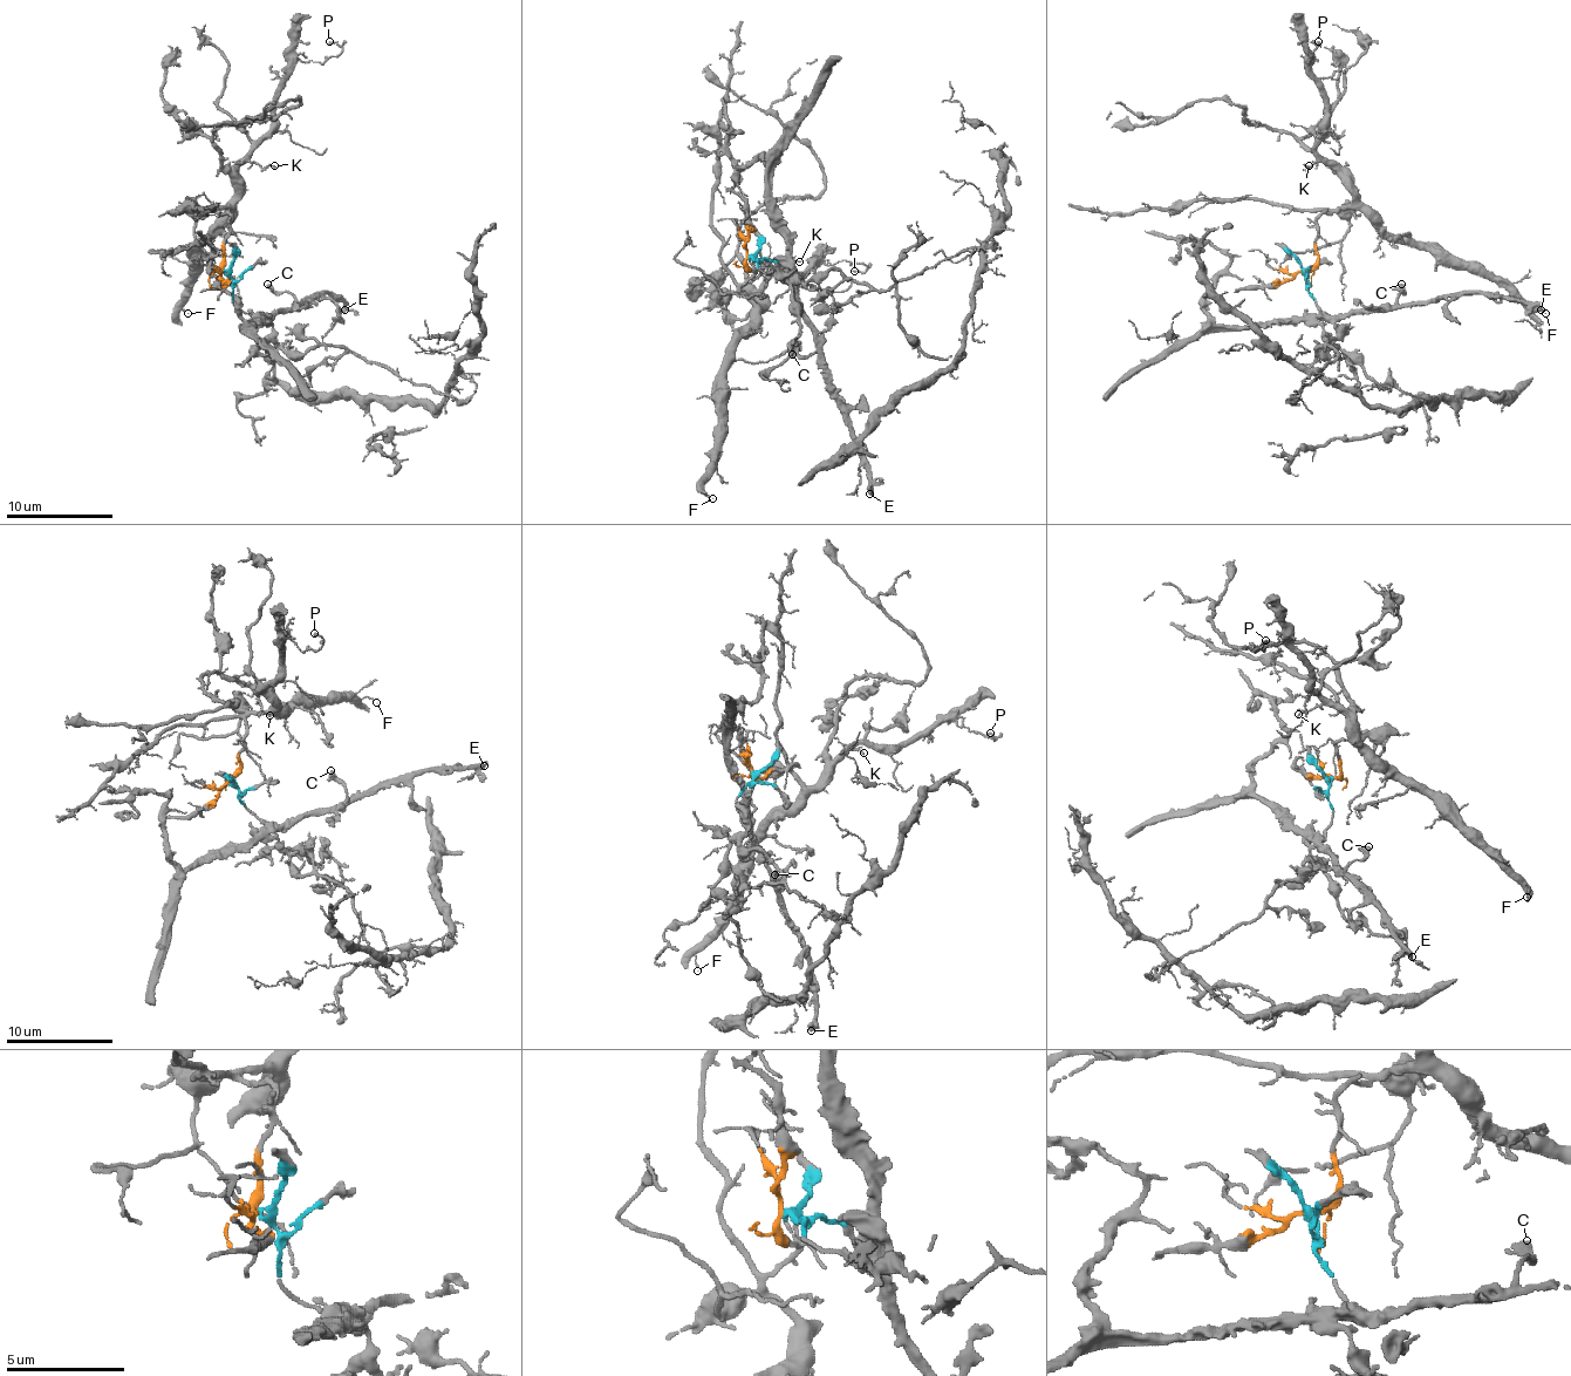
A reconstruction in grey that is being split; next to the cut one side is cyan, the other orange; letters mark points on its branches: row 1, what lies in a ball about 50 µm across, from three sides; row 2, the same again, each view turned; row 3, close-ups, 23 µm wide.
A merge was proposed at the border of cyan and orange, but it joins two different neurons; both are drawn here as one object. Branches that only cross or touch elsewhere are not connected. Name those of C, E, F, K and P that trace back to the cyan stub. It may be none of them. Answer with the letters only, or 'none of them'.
C, E

